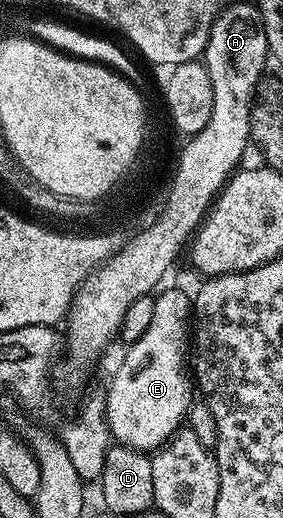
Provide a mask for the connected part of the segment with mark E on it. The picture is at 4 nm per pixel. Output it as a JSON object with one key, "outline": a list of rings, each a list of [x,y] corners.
{"outline":[[[164,289],[154,296],[151,323],[143,335],[125,349],[125,358],[122,359],[117,374],[110,379],[109,389],[104,390],[105,418],[112,440],[118,445],[142,451],[156,451],[165,445],[182,428],[183,422],[189,416],[189,407],[195,400],[195,385],[187,364],[191,353],[191,297],[181,289]]]}

